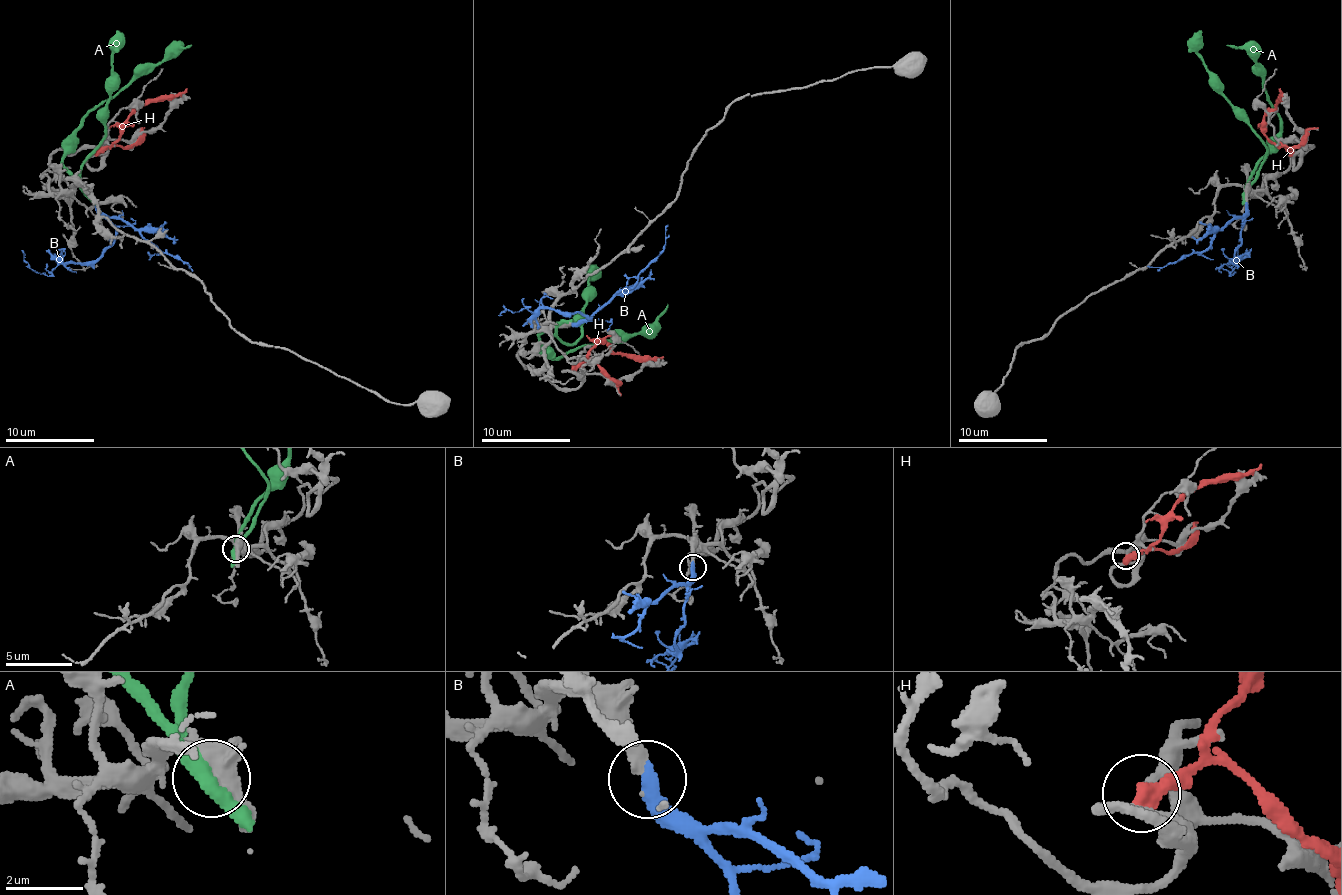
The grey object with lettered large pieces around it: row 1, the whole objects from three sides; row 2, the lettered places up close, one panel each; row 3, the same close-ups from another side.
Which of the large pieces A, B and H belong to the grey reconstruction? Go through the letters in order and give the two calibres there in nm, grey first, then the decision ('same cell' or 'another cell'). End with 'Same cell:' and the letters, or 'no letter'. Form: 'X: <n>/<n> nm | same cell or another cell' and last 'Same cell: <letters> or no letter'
A: 460/400 nm | another cell
B: 320/420 nm | same cell
H: 180/600 nm | another cell
Same cell: B

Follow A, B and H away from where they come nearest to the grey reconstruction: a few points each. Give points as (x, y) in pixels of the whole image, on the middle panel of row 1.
A: (562, 323), (551, 326), (540, 334), (553, 357), (582, 346), (627, 341), (640, 334), (667, 303)
B: (573, 323), (591, 317), (587, 319), (580, 312), (540, 308), (535, 312), (526, 308), (497, 314)
H: (573, 368), (587, 359), (602, 341), (616, 352), (662, 357)

